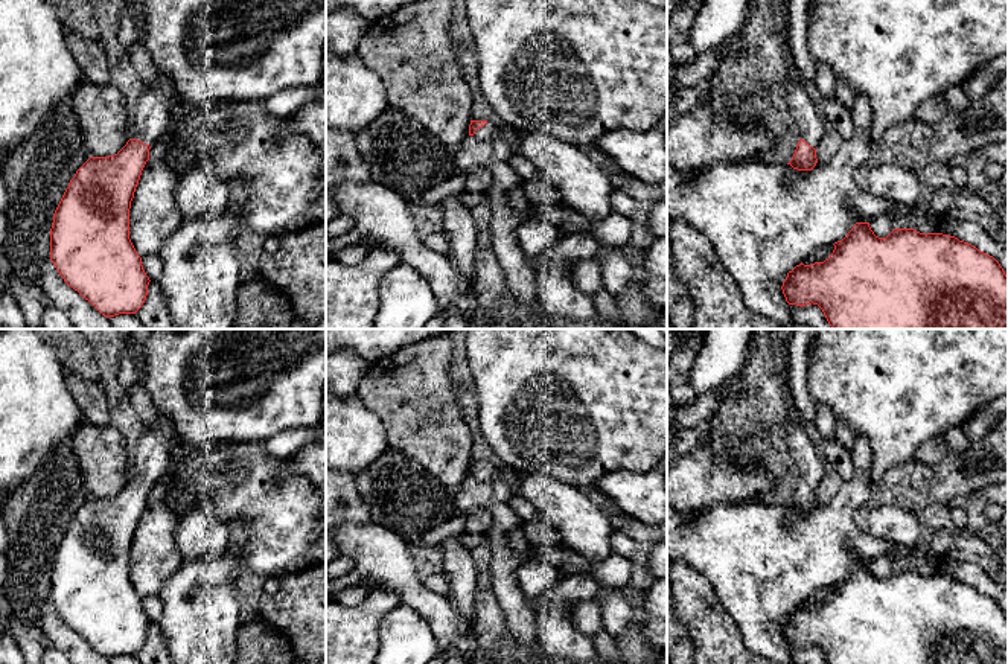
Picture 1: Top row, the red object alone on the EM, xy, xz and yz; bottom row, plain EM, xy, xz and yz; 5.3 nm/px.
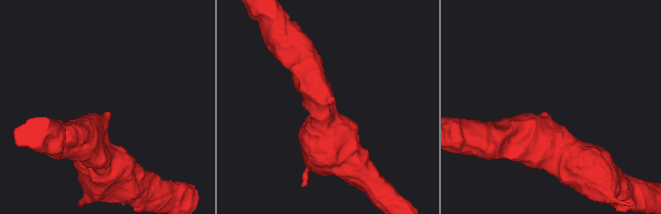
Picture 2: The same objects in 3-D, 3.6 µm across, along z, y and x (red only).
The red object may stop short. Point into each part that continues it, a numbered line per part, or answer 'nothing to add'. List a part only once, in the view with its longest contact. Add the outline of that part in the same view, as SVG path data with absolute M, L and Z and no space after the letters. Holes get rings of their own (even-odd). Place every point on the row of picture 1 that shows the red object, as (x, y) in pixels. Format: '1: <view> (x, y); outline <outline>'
1: xy (151, 118); outline M158 73L151 85L143 87L137 104L131 108L134 123L134 139L152 146L154 142L164 139L172 119L169 108L180 102L171 78Z

